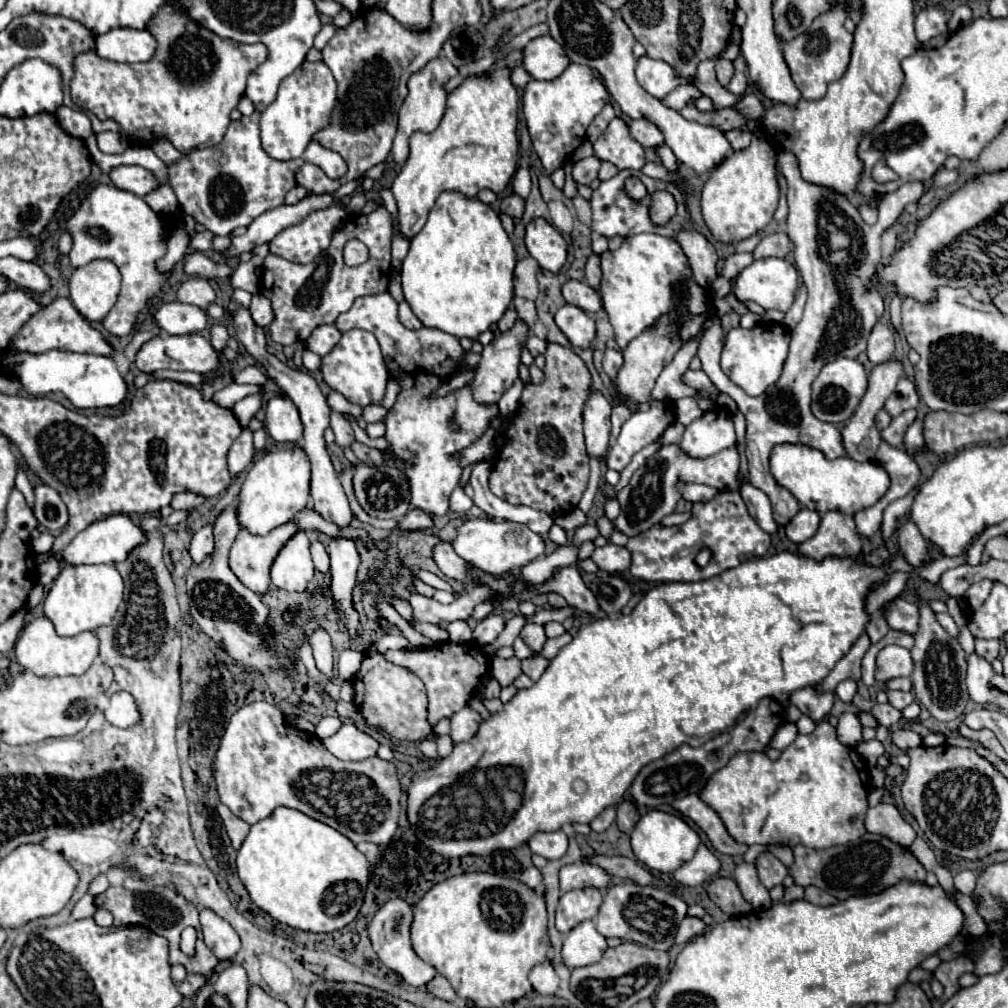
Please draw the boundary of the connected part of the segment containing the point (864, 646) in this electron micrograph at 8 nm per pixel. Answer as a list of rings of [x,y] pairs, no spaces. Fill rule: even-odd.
[[[862,633],[856,643],[850,647],[850,651],[836,663],[836,667],[828,673],[828,677],[818,685],[818,691],[834,691],[836,685],[844,679],[860,679],[860,661],[864,653],[870,649],[870,637],[868,633]]]

